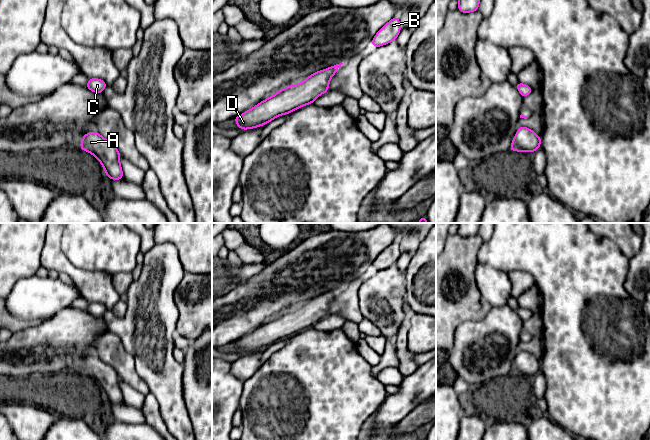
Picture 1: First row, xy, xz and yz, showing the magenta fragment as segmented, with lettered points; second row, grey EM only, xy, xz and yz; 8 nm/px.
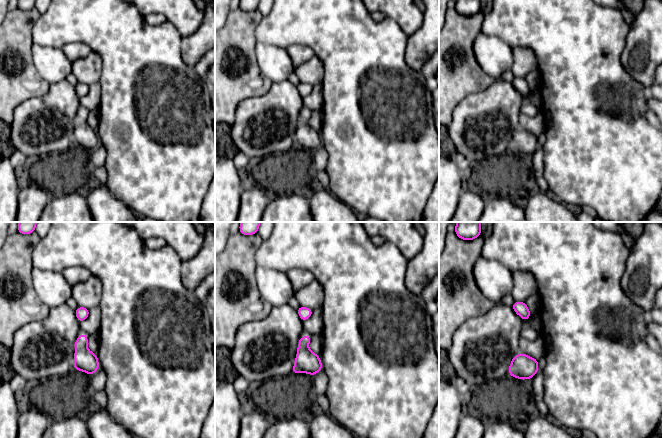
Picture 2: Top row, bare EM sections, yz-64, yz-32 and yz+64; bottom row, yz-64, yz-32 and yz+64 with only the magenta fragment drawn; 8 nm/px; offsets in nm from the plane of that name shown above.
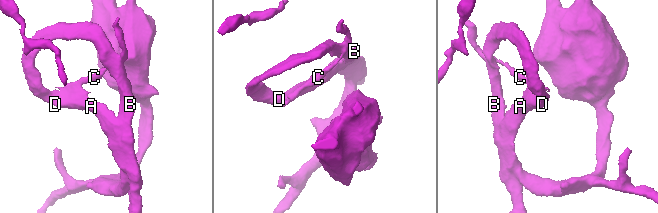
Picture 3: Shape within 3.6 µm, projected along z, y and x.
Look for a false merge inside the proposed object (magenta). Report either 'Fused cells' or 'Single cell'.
Single cell

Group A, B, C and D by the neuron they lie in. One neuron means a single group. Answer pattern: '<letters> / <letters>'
A B C D

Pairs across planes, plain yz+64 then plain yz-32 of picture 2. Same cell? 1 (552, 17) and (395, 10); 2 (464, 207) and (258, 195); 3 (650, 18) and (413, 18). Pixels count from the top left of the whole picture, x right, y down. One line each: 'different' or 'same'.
1: different
2: same
3: different

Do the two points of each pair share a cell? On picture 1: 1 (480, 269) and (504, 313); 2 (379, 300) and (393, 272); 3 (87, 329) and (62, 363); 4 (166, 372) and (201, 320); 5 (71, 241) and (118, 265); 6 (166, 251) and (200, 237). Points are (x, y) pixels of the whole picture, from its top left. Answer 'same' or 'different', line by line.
1: different
2: same
3: same
4: different
5: same
6: different

